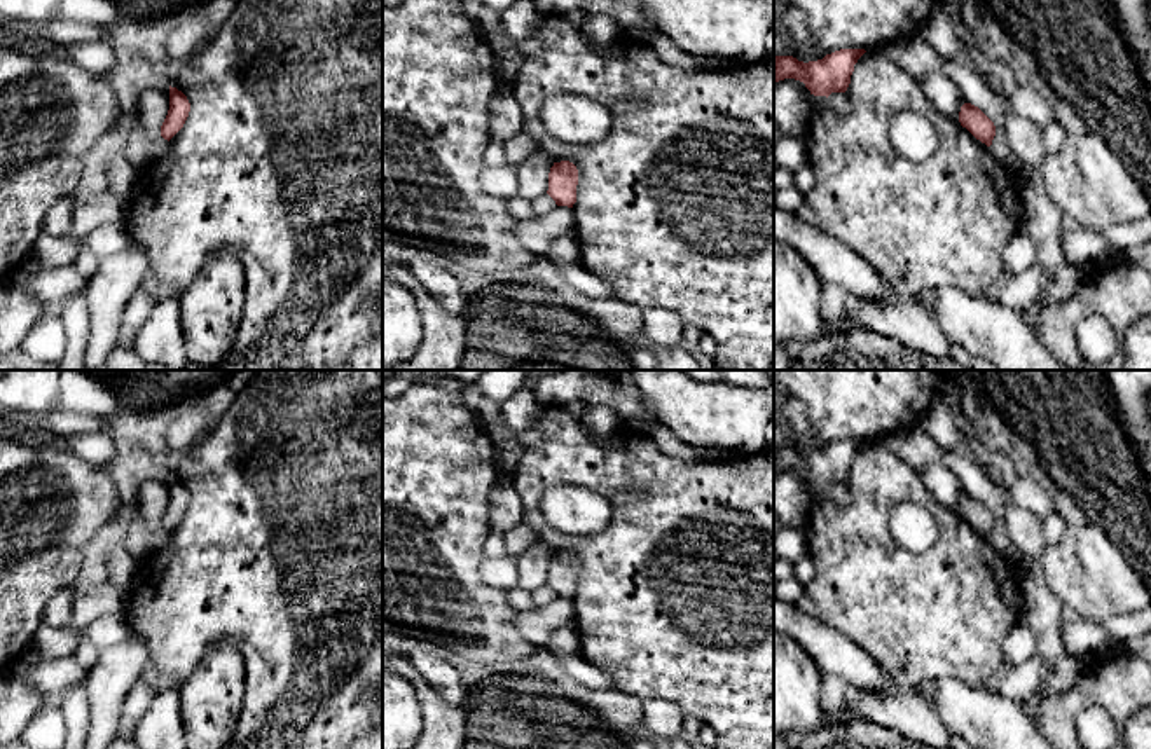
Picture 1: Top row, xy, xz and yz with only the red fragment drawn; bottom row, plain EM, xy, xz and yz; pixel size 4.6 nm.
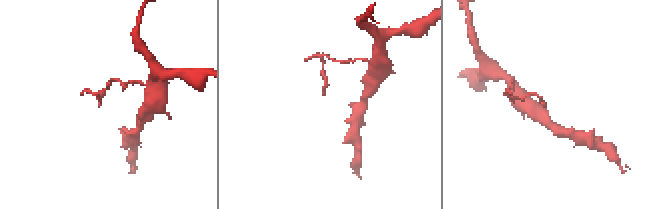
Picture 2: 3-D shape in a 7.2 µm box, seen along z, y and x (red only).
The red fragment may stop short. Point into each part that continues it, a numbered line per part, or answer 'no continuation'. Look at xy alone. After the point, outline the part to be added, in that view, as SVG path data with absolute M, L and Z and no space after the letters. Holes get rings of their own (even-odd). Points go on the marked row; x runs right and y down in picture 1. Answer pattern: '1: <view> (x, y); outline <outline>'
no continuation

